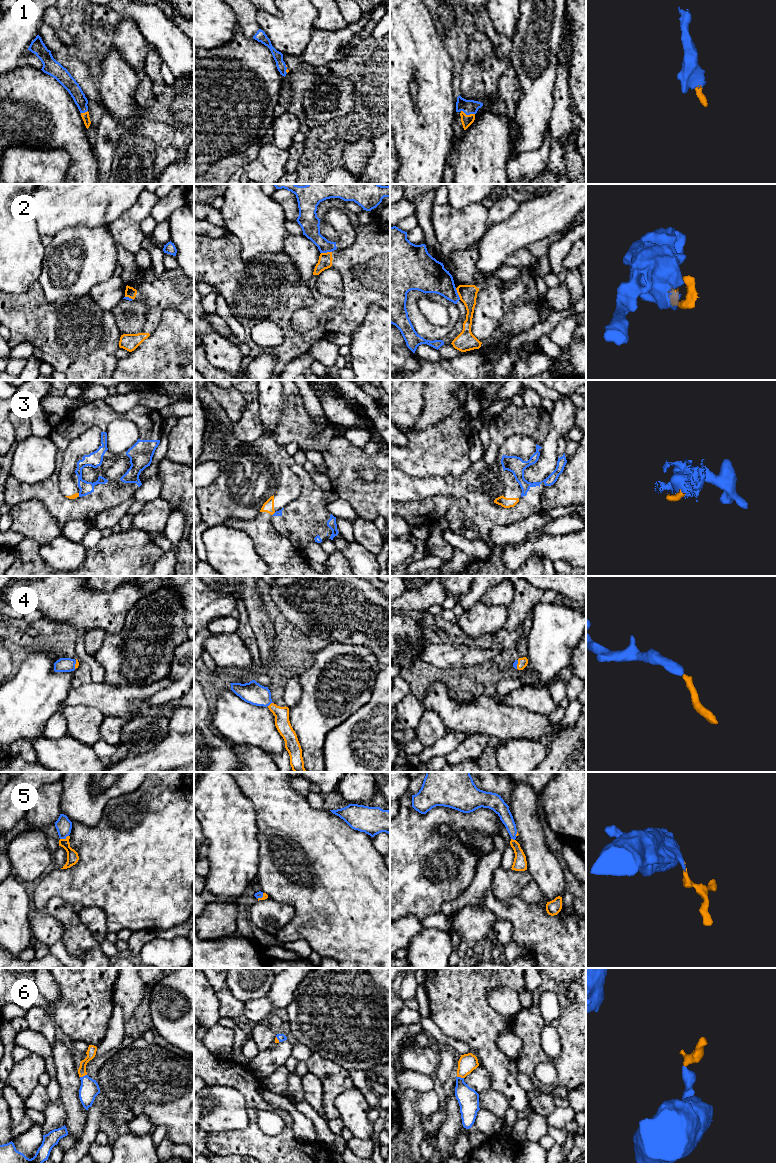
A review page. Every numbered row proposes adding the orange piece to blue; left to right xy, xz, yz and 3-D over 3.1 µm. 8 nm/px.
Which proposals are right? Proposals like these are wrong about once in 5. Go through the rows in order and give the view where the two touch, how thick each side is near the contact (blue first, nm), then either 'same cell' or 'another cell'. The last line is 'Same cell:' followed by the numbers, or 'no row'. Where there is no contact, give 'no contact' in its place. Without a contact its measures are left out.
1: contact in yz; calibres 110 and 90 nm; same cell
2: contact in yz; calibres 260 and 140 nm; another cell
3: contact in xy; calibres 100 and 40 nm; another cell
4: contact in xz; calibres 170 and 120 nm; same cell
5: contact in xy; calibres 130 and 100 nm; same cell
6: contact in xy; calibres 160 and 80 nm; same cell
Same cell: 1, 4, 5, 6

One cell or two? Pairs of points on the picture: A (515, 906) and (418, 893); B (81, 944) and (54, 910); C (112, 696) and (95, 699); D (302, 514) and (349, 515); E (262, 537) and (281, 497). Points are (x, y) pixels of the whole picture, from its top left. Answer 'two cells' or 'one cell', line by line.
A: two cells
B: one cell
C: one cell
D: two cells
E: one cell

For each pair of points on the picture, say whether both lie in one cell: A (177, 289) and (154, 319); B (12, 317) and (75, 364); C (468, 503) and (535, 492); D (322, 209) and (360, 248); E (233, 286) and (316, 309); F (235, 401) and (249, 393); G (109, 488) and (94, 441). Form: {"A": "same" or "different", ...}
{"A": "same", "B": "same", "C": "same", "D": "same", "E": "different", "F": "different", "G": "different"}

